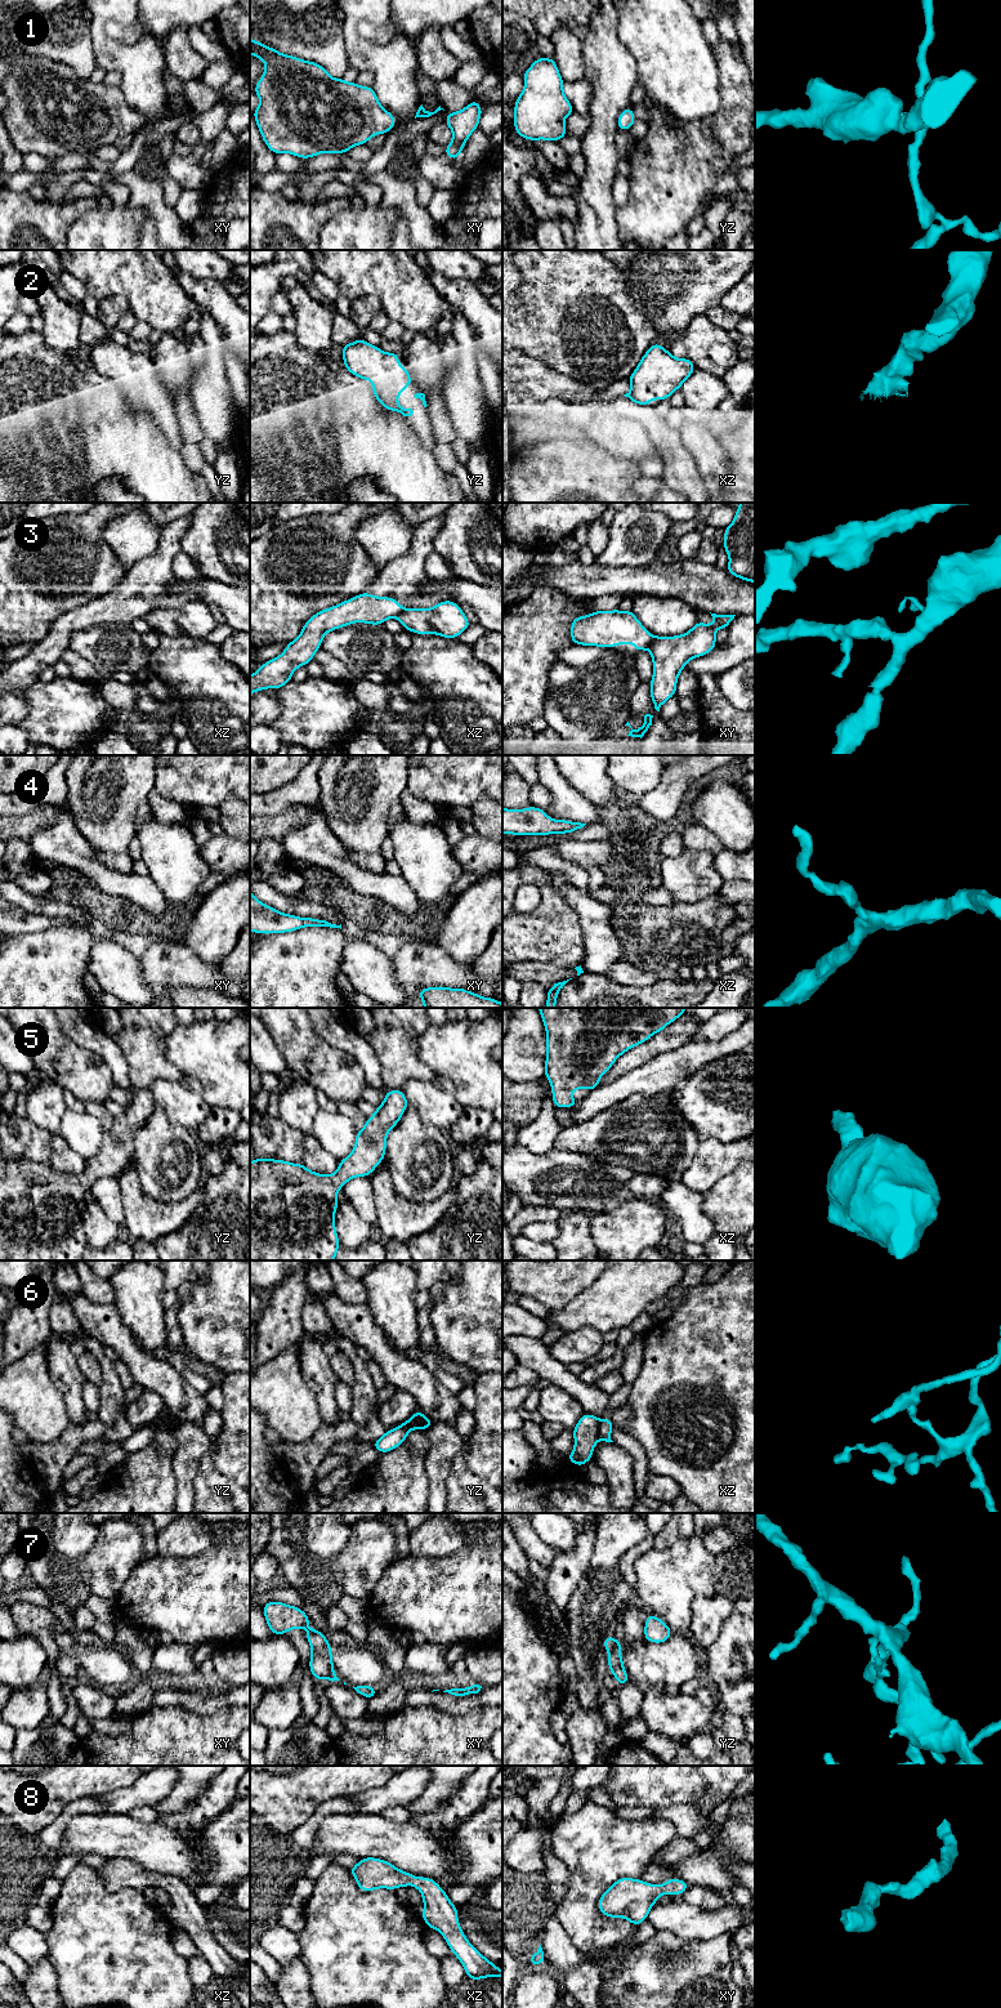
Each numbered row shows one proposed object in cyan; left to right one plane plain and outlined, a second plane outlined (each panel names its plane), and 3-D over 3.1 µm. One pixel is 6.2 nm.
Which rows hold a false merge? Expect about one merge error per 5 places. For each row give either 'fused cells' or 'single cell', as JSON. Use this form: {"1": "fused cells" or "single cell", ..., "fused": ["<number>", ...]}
{"1": "single cell", "2": "single cell", "3": "fused cells", "4": "single cell", "5": "single cell", "6": "fused cells", "7": "fused cells", "8": "single cell", "fused": ["3", "6", "7"]}

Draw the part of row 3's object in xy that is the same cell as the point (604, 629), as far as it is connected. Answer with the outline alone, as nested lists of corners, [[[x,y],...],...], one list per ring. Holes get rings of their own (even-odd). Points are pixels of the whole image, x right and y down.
[[[631,610],[594,611],[571,623],[572,644],[607,648],[630,643],[638,653],[648,648],[653,638]]]

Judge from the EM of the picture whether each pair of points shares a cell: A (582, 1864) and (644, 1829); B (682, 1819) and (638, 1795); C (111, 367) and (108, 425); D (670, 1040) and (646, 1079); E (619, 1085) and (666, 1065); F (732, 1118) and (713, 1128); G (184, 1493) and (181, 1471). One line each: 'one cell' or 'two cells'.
A: one cell
B: two cells
C: two cells
D: two cells
E: one cell
F: one cell
G: one cell

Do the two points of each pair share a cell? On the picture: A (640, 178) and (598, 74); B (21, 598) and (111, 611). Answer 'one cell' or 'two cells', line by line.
A: two cells
B: two cells

